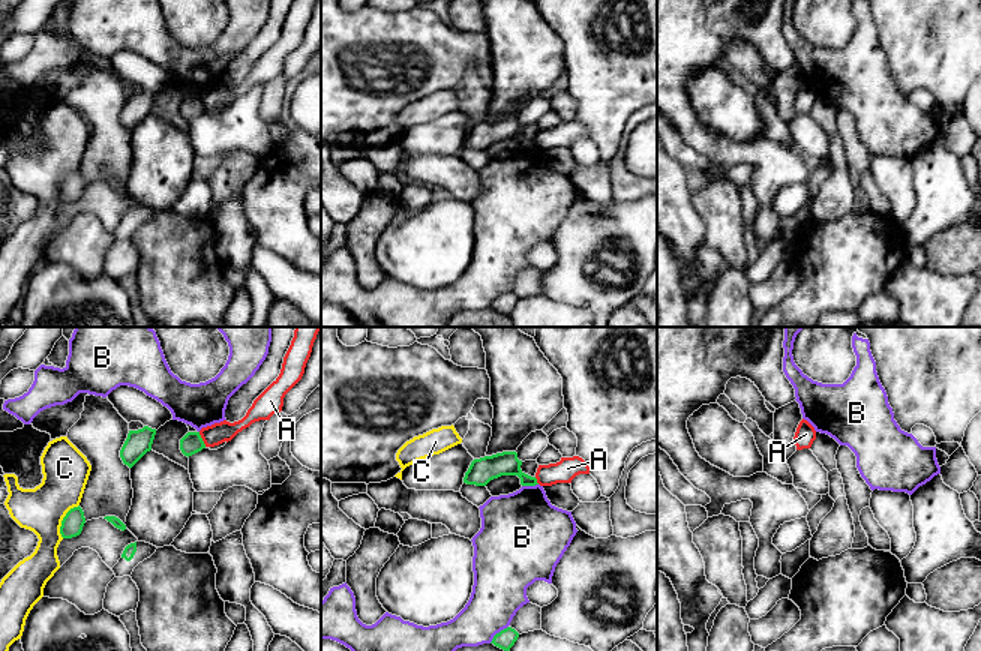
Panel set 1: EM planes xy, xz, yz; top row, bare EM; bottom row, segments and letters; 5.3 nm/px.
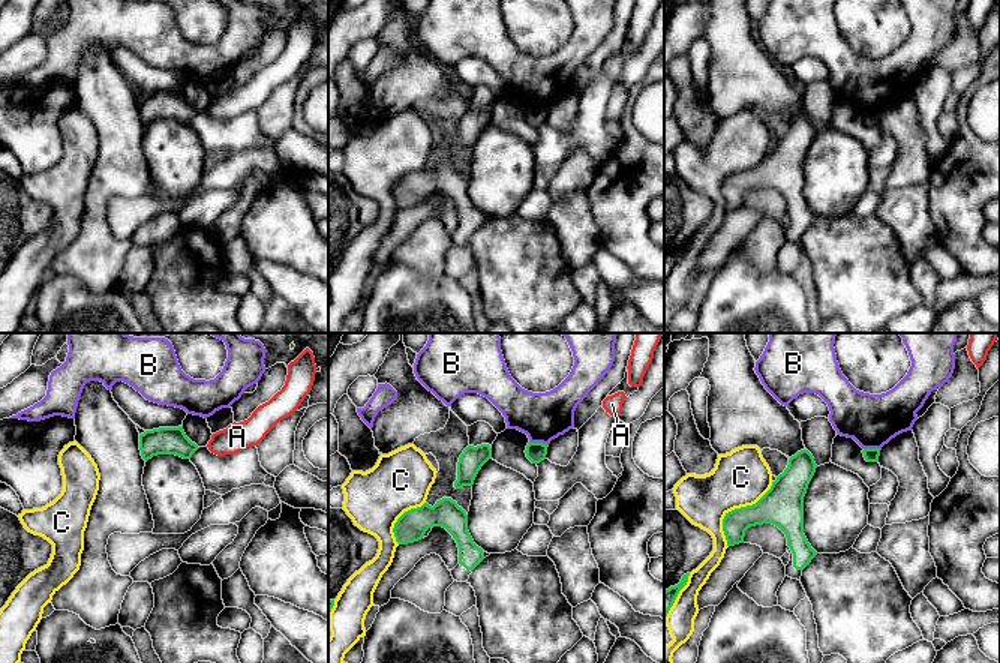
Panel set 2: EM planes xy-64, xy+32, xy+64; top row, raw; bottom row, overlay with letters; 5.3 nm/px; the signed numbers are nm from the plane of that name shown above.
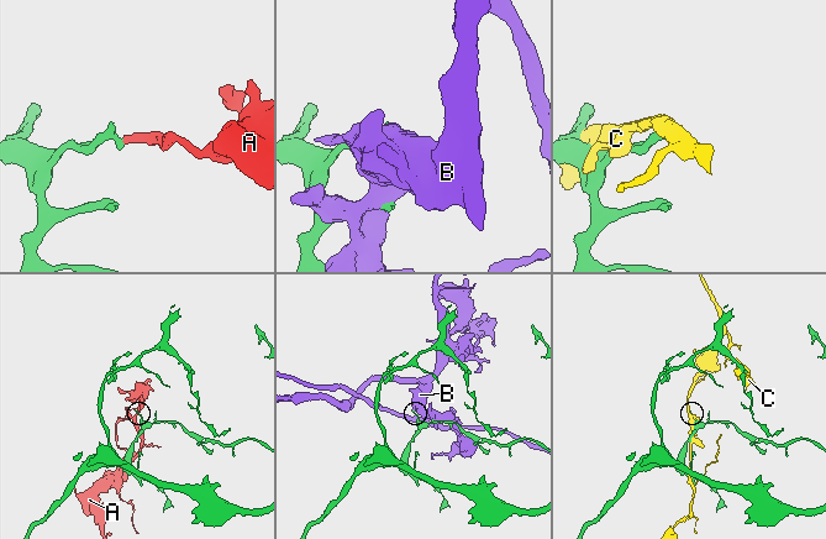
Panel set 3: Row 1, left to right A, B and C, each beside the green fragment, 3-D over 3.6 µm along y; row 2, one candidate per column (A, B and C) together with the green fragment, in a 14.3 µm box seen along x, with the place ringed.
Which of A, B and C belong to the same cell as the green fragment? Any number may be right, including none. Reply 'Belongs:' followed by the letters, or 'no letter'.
Belongs: no letter

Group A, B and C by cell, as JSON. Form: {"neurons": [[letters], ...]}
{"neurons": [["A"], ["B"], ["C"]]}

